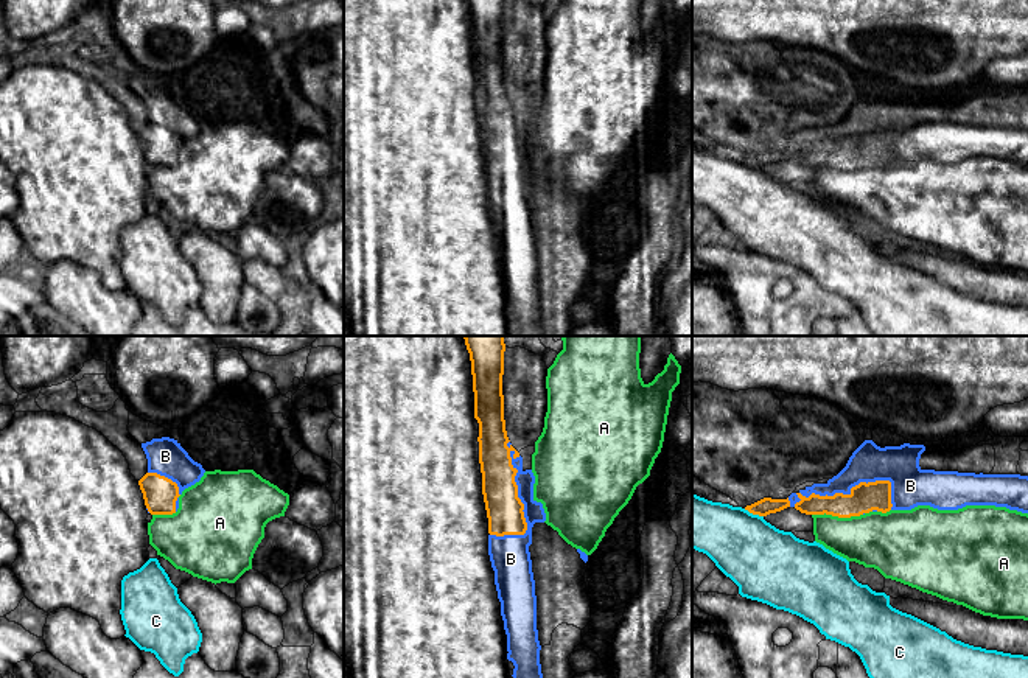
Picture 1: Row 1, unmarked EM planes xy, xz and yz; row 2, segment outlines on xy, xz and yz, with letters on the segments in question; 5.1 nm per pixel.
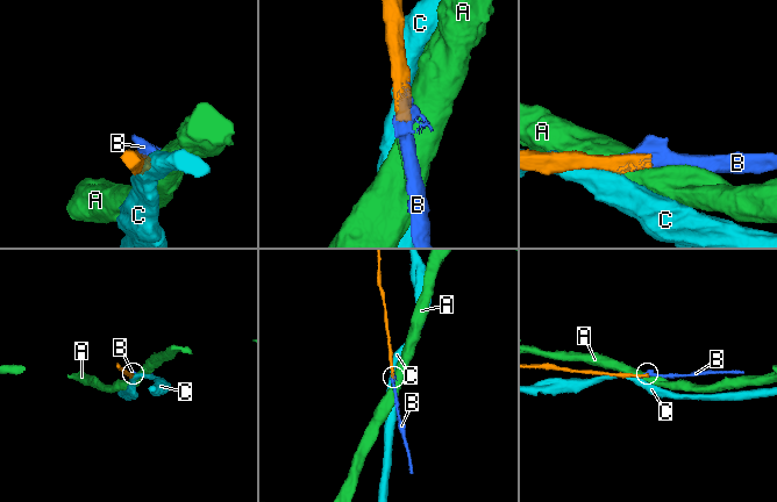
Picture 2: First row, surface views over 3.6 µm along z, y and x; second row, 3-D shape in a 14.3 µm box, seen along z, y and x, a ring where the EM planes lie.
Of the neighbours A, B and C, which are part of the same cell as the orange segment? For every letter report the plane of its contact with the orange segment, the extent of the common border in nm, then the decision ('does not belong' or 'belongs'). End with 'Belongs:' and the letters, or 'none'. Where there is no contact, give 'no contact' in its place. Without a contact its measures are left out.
A: contact in yz; length 260 nm; does not belong
B: contact in xz; length 500 nm; belongs
C: contact in yz; length 110 nm; does not belong
Belongs: B

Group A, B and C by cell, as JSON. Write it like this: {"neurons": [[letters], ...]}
{"neurons": [["A"], ["B"], ["C"]]}

